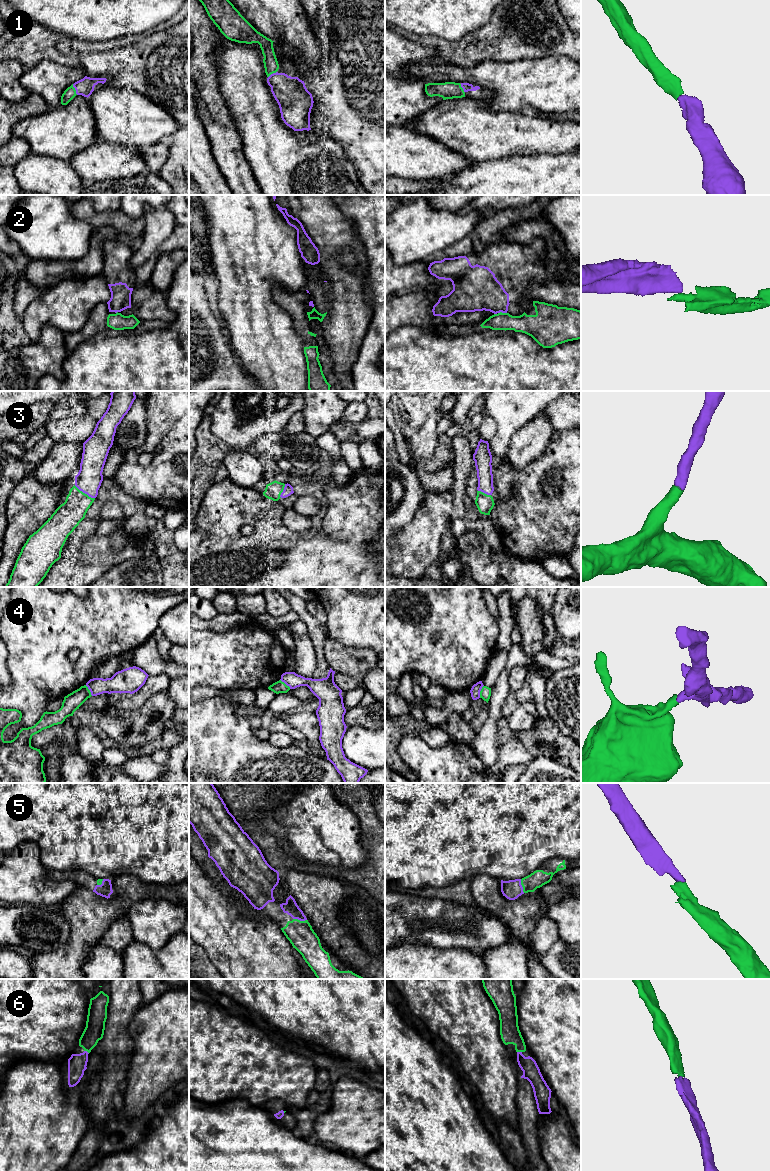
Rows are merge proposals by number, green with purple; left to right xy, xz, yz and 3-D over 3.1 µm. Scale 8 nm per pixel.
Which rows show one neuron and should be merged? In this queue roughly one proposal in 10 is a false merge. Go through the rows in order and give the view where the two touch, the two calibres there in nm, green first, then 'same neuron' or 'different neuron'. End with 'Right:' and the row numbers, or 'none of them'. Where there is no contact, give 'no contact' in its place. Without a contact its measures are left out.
1: contact in xy; calibres 90 and 140 nm; same neuron
2: contact in yz; calibres 160 and 320 nm; different neuron
3: contact in xy; calibres 220 and 200 nm; same neuron
4: contact in yz; calibres 90 and 80 nm; different neuron
5: contact in xz; calibres 200 and 110 nm; same neuron
6: contact in xy; calibres 160 and 150 nm; same neuron
Right: 1, 3, 5, 6

